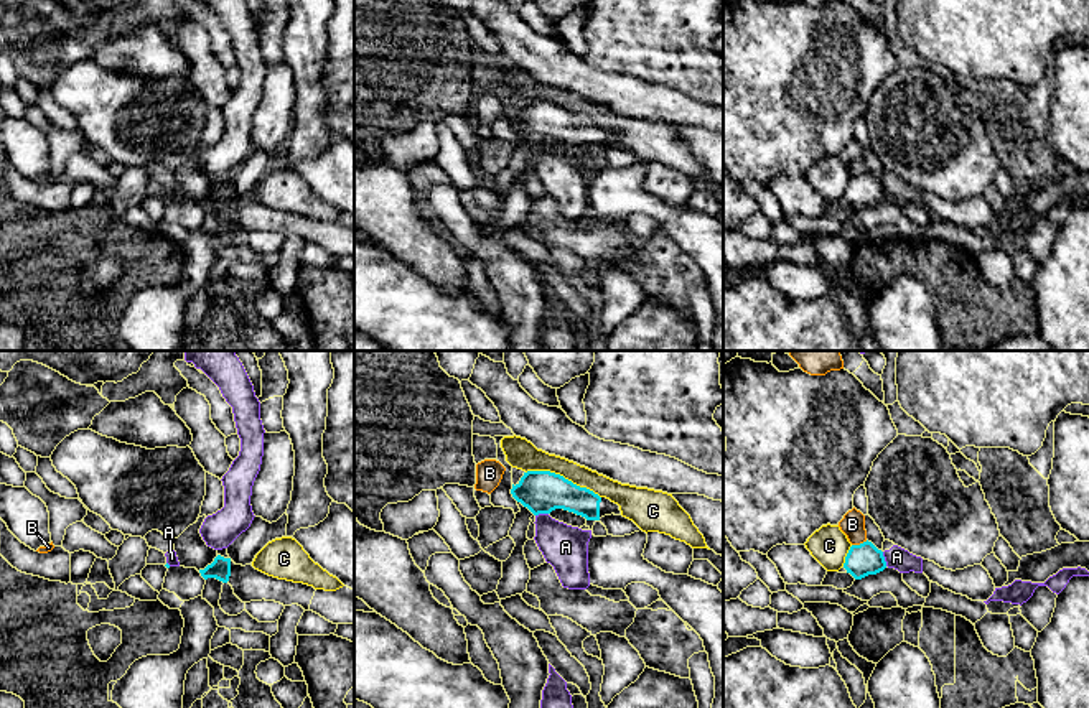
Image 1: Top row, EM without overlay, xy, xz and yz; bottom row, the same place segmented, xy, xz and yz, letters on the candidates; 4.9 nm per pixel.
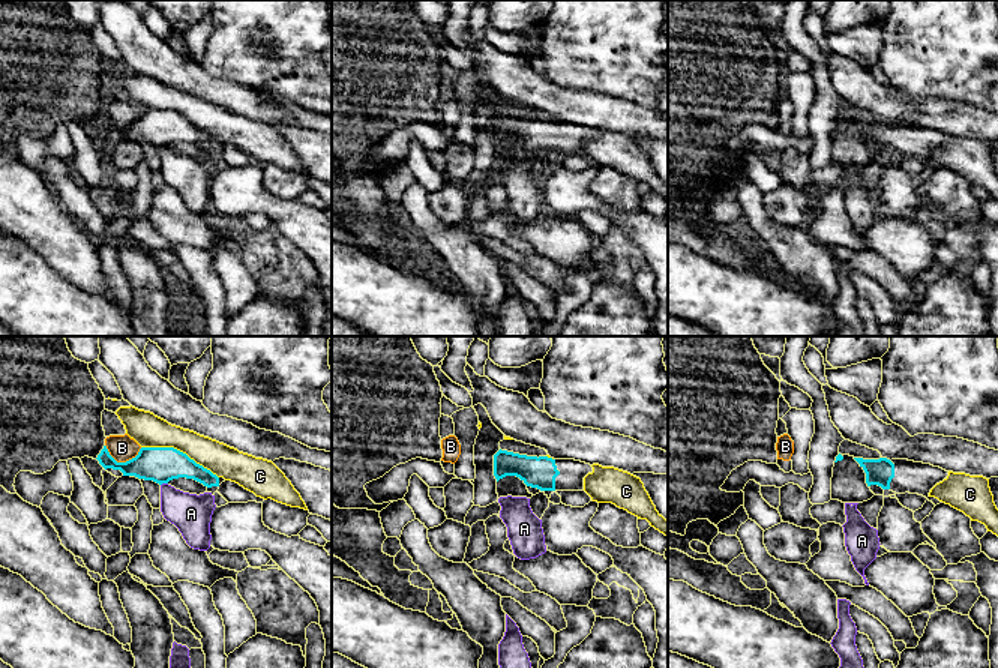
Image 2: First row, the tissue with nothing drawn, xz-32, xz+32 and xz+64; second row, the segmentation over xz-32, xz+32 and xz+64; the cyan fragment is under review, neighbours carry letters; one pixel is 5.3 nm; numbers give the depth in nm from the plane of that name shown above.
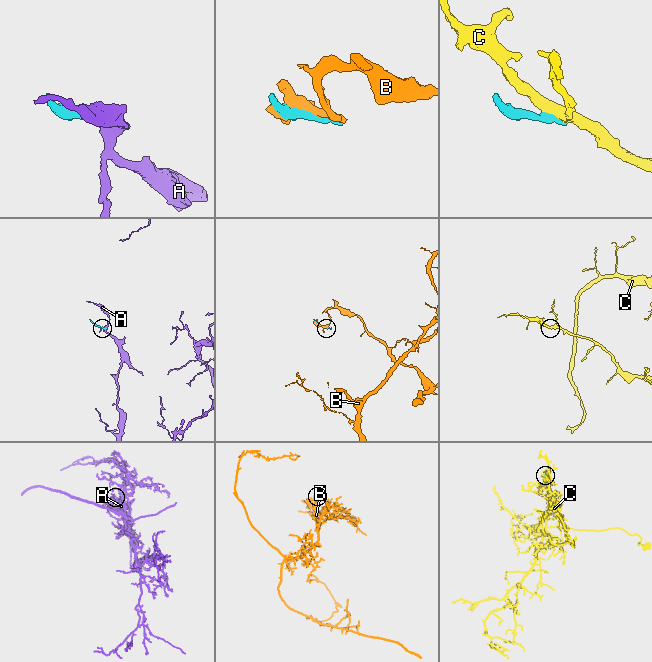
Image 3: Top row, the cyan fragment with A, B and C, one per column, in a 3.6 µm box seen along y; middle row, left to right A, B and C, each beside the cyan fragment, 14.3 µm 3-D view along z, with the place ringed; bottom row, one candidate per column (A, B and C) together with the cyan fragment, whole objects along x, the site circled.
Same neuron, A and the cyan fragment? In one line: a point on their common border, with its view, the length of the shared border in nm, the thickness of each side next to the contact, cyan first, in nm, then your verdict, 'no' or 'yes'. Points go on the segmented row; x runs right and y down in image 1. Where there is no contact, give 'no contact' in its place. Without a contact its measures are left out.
meets cyan in yz at (883, 558); contact 80 nm long; 160 nm thick on the cyan side, 110 nm on the other; no

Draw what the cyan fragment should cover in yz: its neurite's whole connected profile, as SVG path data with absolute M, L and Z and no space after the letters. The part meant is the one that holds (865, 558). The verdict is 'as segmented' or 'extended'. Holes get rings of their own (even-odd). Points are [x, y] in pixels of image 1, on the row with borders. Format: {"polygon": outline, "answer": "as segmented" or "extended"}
{"polygon": "M867 540L860 545L850 547L845 557L844 568L855 580L862 580L868 575L876 575L883 571L886 568L886 561L883 552Z", "answer": "as segmented"}

